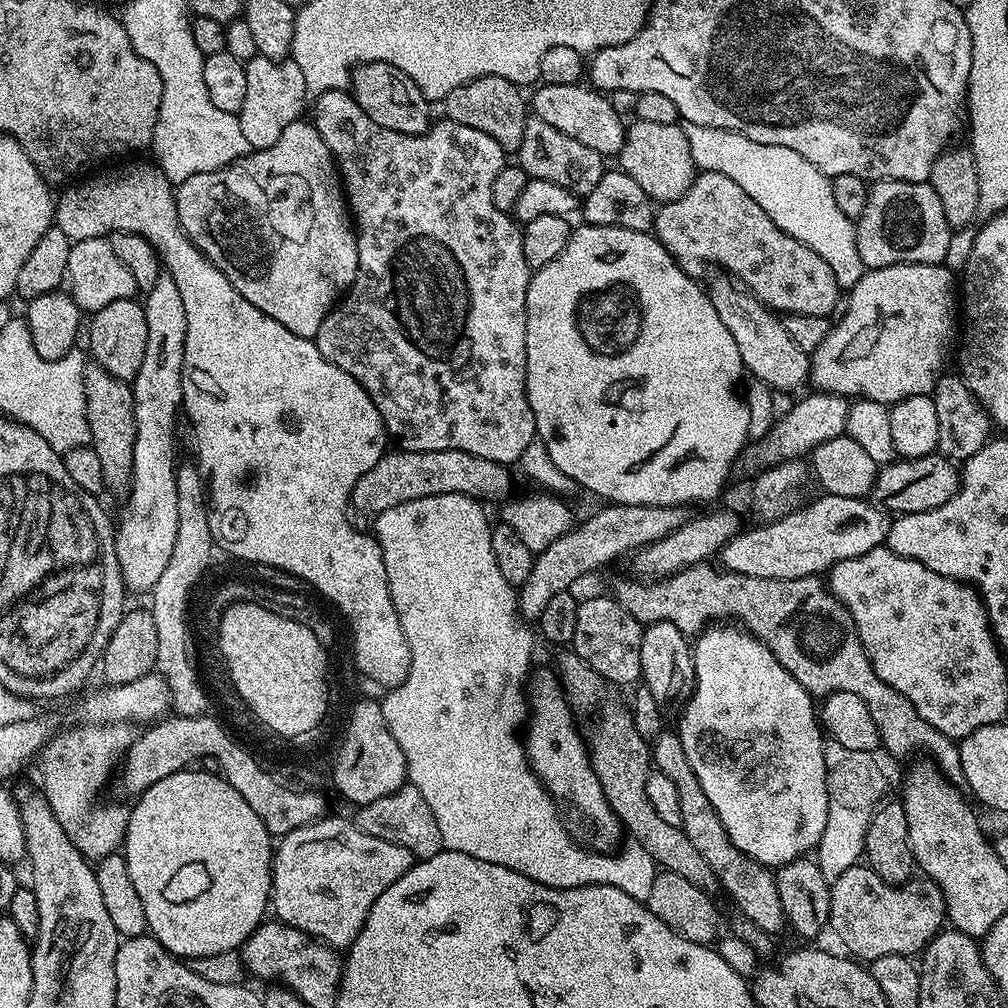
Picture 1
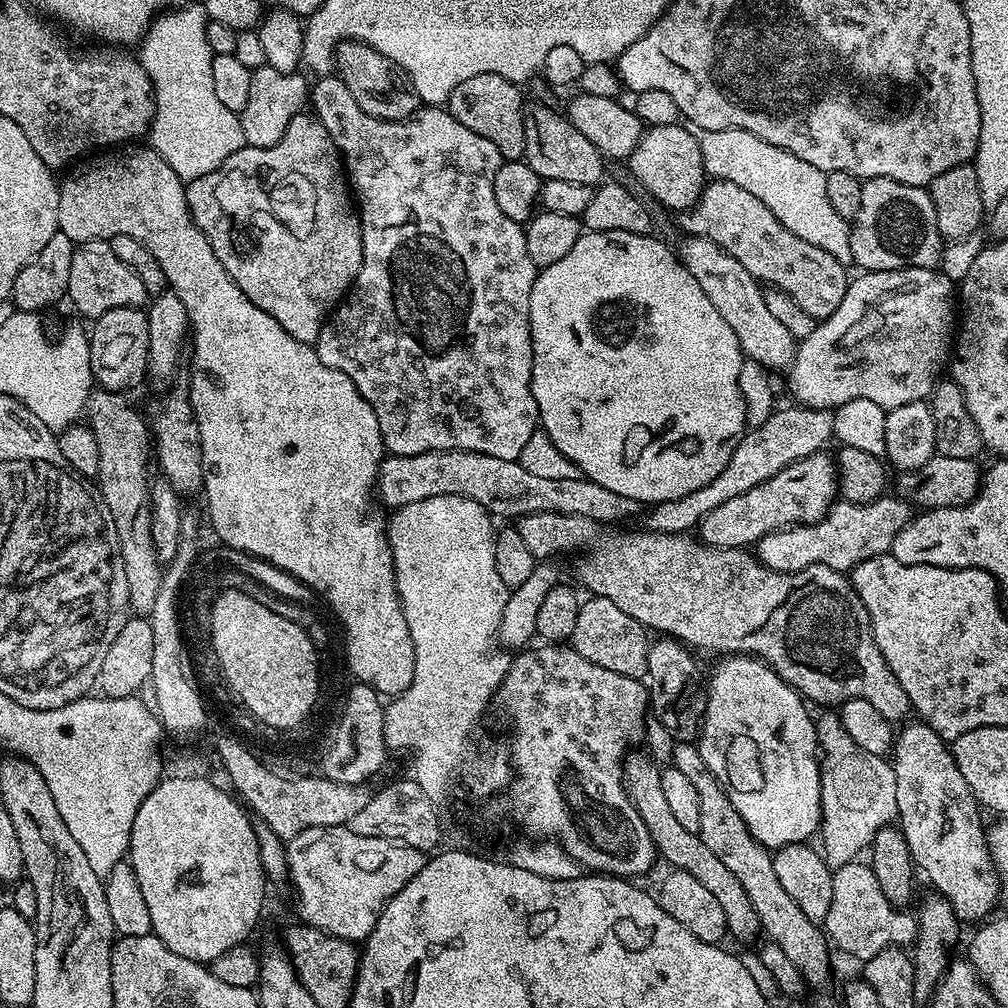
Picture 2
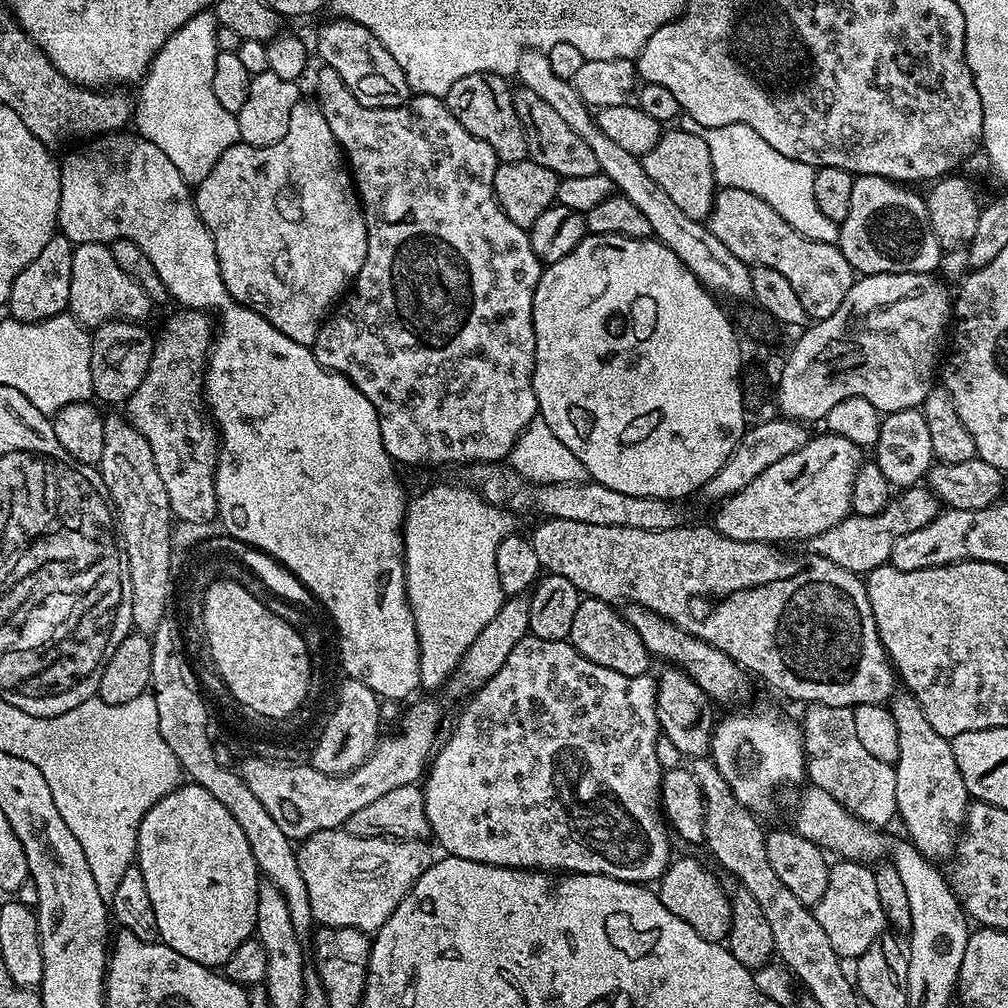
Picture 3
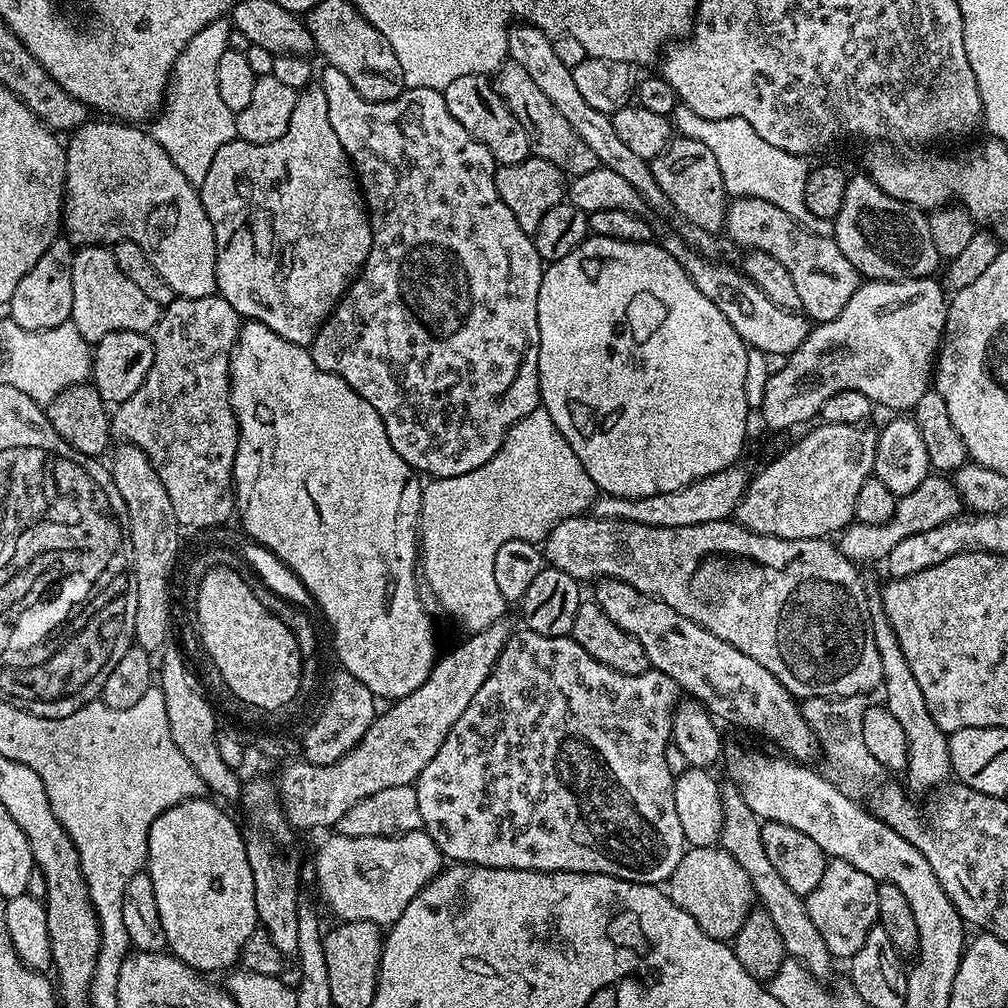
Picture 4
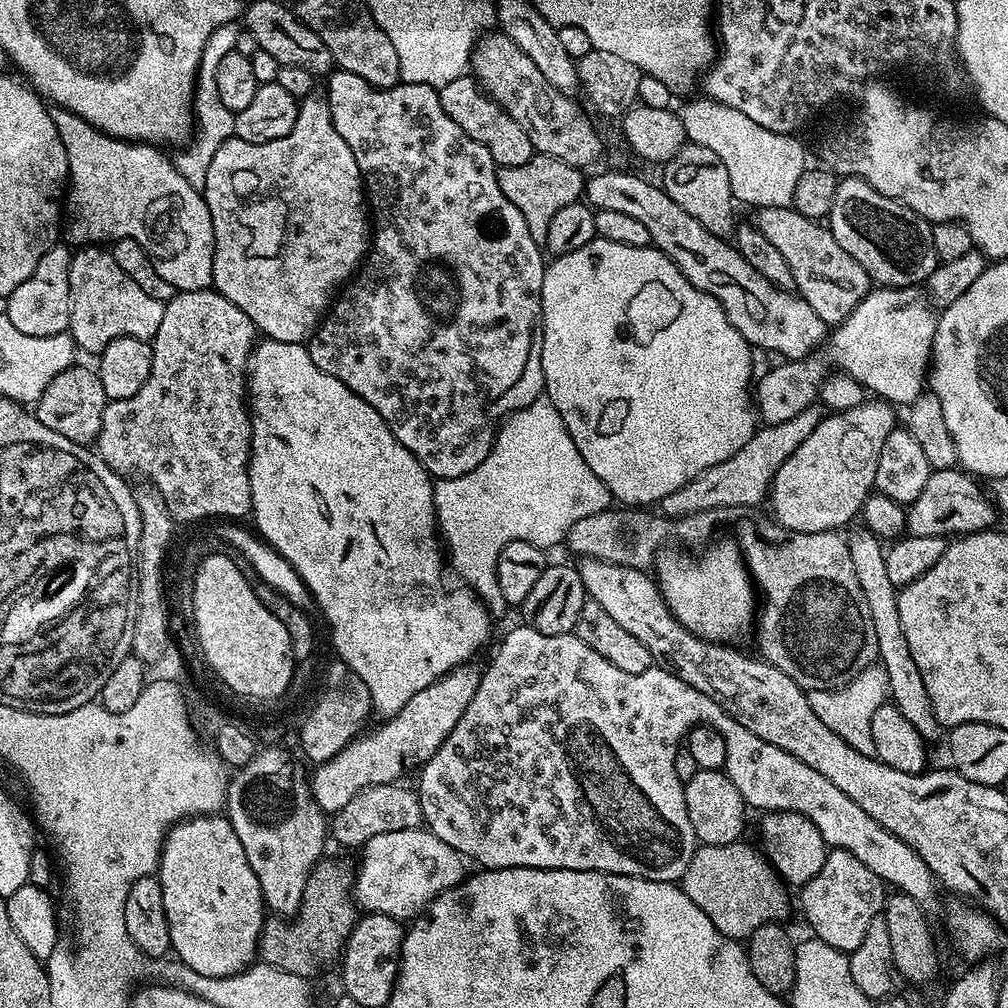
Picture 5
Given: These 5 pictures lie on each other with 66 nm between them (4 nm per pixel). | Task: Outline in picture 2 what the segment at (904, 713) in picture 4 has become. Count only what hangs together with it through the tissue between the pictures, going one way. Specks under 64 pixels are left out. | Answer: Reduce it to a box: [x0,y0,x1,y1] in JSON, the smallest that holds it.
[890,723,1000,922]

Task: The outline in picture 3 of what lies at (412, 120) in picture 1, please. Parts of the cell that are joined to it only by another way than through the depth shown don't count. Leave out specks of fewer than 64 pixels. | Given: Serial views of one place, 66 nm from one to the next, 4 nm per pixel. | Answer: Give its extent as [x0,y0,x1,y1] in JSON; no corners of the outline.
[314,18,413,108]

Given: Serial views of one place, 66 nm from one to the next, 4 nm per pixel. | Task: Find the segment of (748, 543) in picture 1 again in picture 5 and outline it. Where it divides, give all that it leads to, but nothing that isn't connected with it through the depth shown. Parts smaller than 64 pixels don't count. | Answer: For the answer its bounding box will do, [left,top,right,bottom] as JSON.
[907,467,998,538]

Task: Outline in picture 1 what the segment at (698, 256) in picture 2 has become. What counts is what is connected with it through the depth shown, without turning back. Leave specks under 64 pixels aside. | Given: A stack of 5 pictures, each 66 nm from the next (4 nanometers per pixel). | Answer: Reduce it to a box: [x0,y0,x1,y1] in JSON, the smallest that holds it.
[706,274,810,393]

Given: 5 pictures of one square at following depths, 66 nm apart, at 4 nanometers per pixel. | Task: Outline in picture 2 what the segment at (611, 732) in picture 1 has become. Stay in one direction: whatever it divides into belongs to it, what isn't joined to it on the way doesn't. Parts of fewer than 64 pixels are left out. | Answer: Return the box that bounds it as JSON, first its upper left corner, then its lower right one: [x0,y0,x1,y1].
[624,751,761,944]

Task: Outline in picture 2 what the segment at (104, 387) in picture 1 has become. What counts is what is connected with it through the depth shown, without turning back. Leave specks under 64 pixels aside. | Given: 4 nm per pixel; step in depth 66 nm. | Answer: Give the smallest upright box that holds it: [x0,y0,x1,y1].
[86,387,162,617]

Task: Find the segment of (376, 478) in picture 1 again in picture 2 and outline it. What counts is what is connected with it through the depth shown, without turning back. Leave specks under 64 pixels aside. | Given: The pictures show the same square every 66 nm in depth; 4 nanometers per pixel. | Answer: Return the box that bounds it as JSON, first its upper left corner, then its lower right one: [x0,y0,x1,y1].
[378,452,642,526]

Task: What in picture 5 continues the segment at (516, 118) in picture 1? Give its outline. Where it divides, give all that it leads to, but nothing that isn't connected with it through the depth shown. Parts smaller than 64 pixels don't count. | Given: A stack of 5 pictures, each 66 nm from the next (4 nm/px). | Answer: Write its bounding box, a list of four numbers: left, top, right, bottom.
[438,74,534,166]

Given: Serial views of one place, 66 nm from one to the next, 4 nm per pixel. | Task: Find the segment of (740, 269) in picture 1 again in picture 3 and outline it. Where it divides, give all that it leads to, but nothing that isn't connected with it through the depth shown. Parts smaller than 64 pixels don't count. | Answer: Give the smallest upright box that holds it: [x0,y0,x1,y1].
[706,188,854,321]

